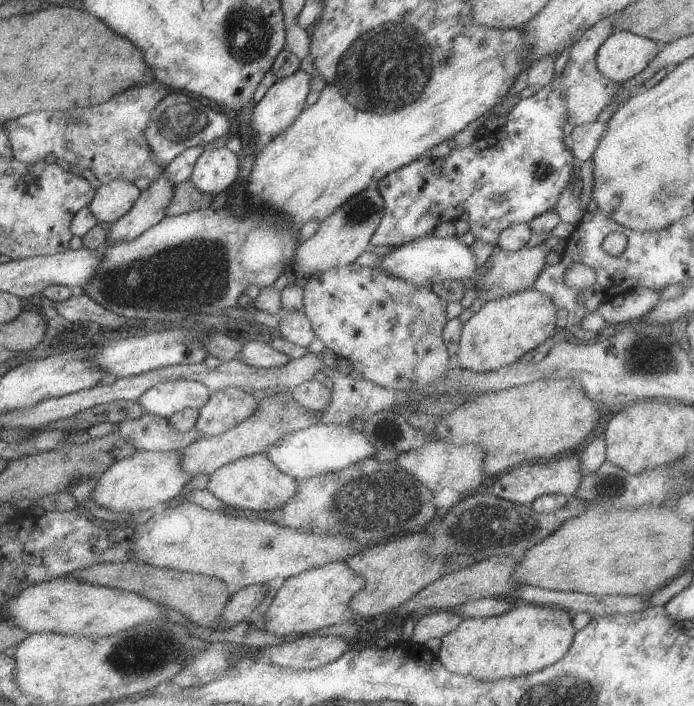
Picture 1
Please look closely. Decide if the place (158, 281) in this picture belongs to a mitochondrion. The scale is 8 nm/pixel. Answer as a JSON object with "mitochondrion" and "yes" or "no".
{"mitochondrion":"yes"}

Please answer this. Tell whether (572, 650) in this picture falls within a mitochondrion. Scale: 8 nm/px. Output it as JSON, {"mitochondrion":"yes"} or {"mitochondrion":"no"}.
{"mitochondrion":"no"}

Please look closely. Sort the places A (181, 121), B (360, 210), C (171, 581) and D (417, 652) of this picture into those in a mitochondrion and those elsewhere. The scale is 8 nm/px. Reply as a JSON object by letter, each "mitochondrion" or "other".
{"A":"mitochondrion","B":"mitochondrion","C":"other","D":"other"}

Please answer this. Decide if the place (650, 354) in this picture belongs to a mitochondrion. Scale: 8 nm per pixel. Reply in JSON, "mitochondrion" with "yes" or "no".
{"mitochondrion":"yes"}

